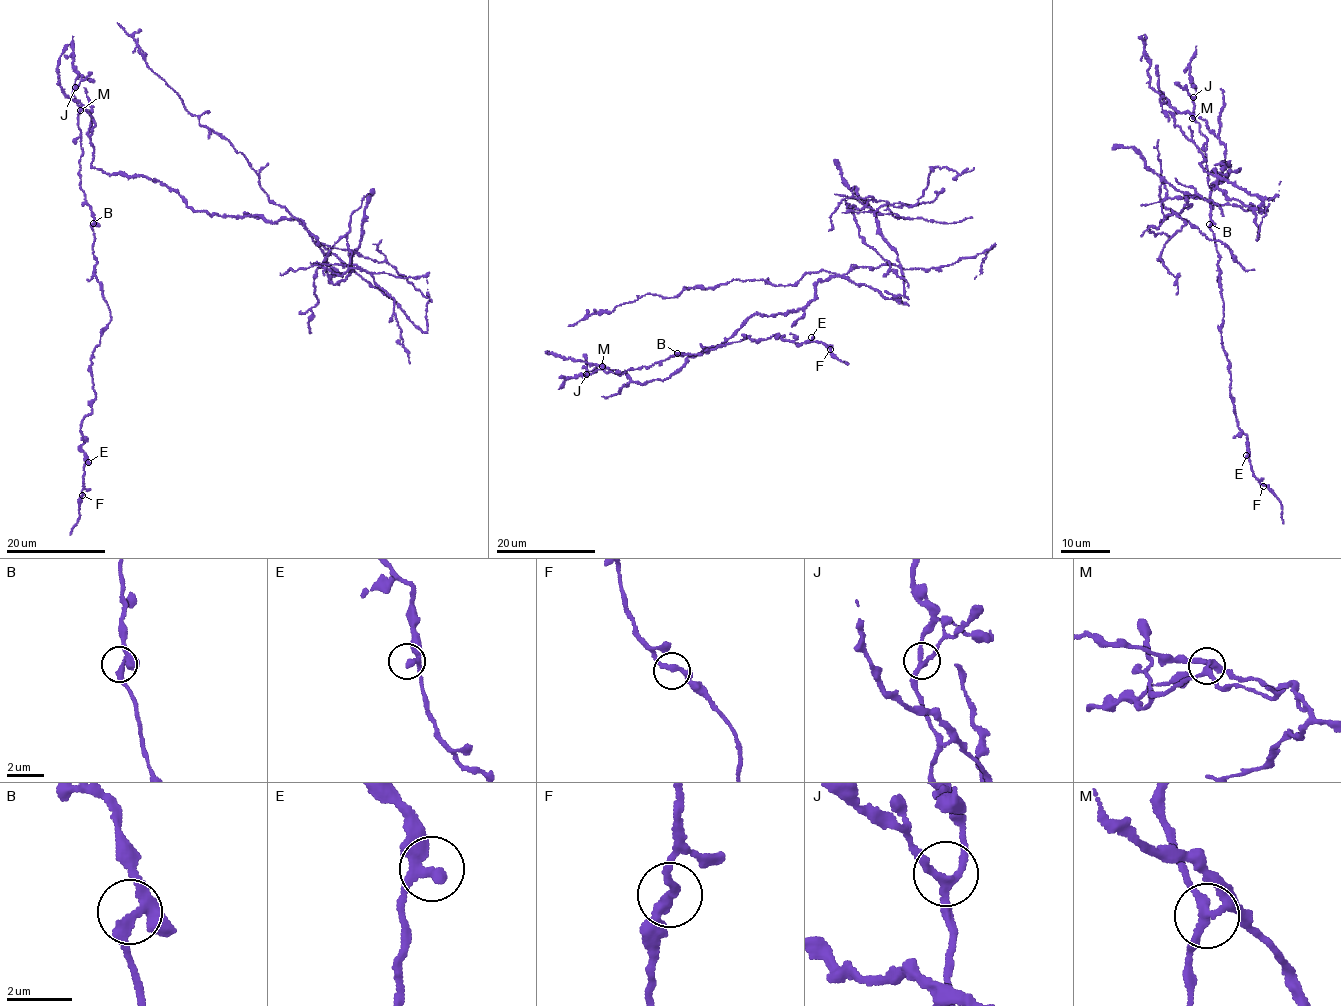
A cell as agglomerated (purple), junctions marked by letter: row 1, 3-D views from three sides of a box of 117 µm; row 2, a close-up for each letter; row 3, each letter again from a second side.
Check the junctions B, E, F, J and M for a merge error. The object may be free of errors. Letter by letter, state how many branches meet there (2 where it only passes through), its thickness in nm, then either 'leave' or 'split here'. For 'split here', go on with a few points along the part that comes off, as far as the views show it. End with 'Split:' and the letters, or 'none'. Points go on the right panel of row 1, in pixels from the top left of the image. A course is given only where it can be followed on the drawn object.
B: branches 3; calibre 240 nm; leave
E: branches 2; calibre 280 nm; leave
F: branches 2; calibre 240 nm; leave
J: branches 3; calibre 200 nm; leave
M: branches 3; calibre 240 nm; split here; course (1192, 118), (1225, 146), (1213, 187), (1229, 171), (1262, 212), (1161, 203), (1186, 222), (1160, 255), (1176, 294)
Split: M

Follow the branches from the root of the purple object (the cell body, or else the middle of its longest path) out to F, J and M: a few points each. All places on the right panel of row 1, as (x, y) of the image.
F: (1227, 163), (1225, 144), (1194, 116), (1206, 137), (1230, 395), (1247, 436), (1252, 476), (1263, 486)
J: (1227, 163), (1230, 166), (1224, 164), (1225, 144), (1212, 132), (1206, 121), (1193, 114), (1193, 97)
M: (1227, 163), (1230, 166), (1224, 164), (1225, 144), (1212, 132), (1206, 121), (1194, 116), (1192, 118)

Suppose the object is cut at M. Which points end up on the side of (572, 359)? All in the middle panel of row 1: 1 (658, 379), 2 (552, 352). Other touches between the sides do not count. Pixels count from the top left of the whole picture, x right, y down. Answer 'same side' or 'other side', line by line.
1: same side
2: same side

